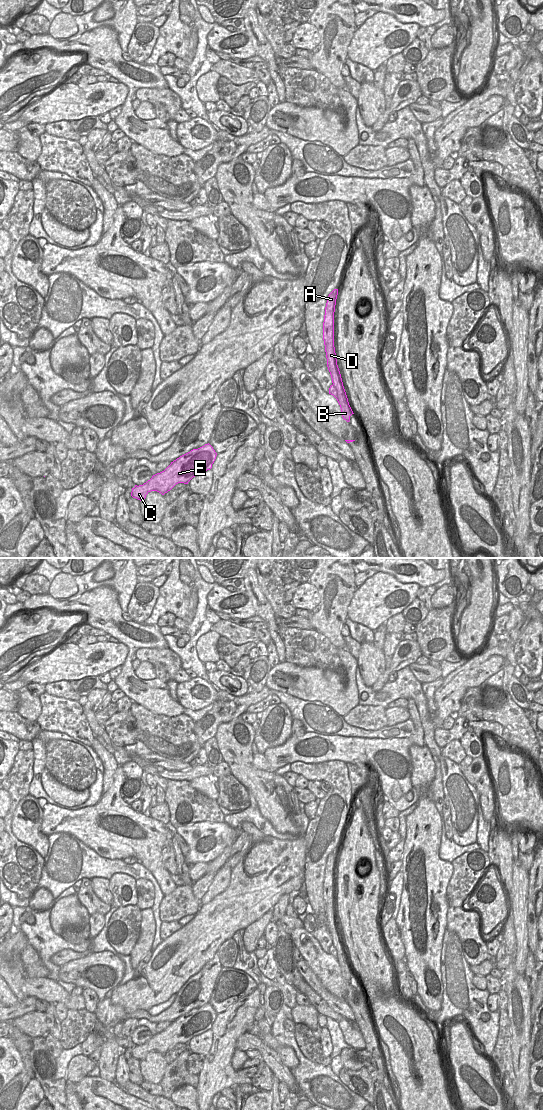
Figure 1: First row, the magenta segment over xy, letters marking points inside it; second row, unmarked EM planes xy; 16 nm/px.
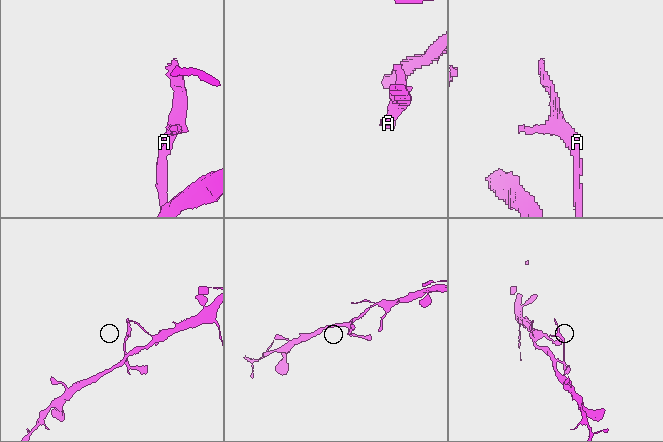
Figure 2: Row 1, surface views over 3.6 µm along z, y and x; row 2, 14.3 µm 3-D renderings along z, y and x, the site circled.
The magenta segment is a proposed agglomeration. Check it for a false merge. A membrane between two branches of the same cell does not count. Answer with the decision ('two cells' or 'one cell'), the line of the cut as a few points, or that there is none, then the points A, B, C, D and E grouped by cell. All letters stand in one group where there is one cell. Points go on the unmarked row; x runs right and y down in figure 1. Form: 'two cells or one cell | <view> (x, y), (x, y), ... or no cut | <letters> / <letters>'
two cells | xy (333, 944), (336, 950), (336, 958) | A B D / C E

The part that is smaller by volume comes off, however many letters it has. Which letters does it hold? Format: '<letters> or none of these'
A, B, D

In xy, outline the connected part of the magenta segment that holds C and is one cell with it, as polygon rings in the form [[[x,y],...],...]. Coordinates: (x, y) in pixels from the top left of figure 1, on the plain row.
[[[209,1003],[193,1009],[171,1022],[164,1031],[153,1035],[143,1045],[135,1045],[131,1056],[141,1061],[151,1051],[164,1055],[178,1043],[188,1044],[193,1037],[210,1030],[216,1016],[217,1013]]]

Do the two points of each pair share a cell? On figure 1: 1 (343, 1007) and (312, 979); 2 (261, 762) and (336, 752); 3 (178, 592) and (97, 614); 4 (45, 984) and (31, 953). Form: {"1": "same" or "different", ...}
{"1": "same", "2": "different", "3": "different", "4": "different"}

